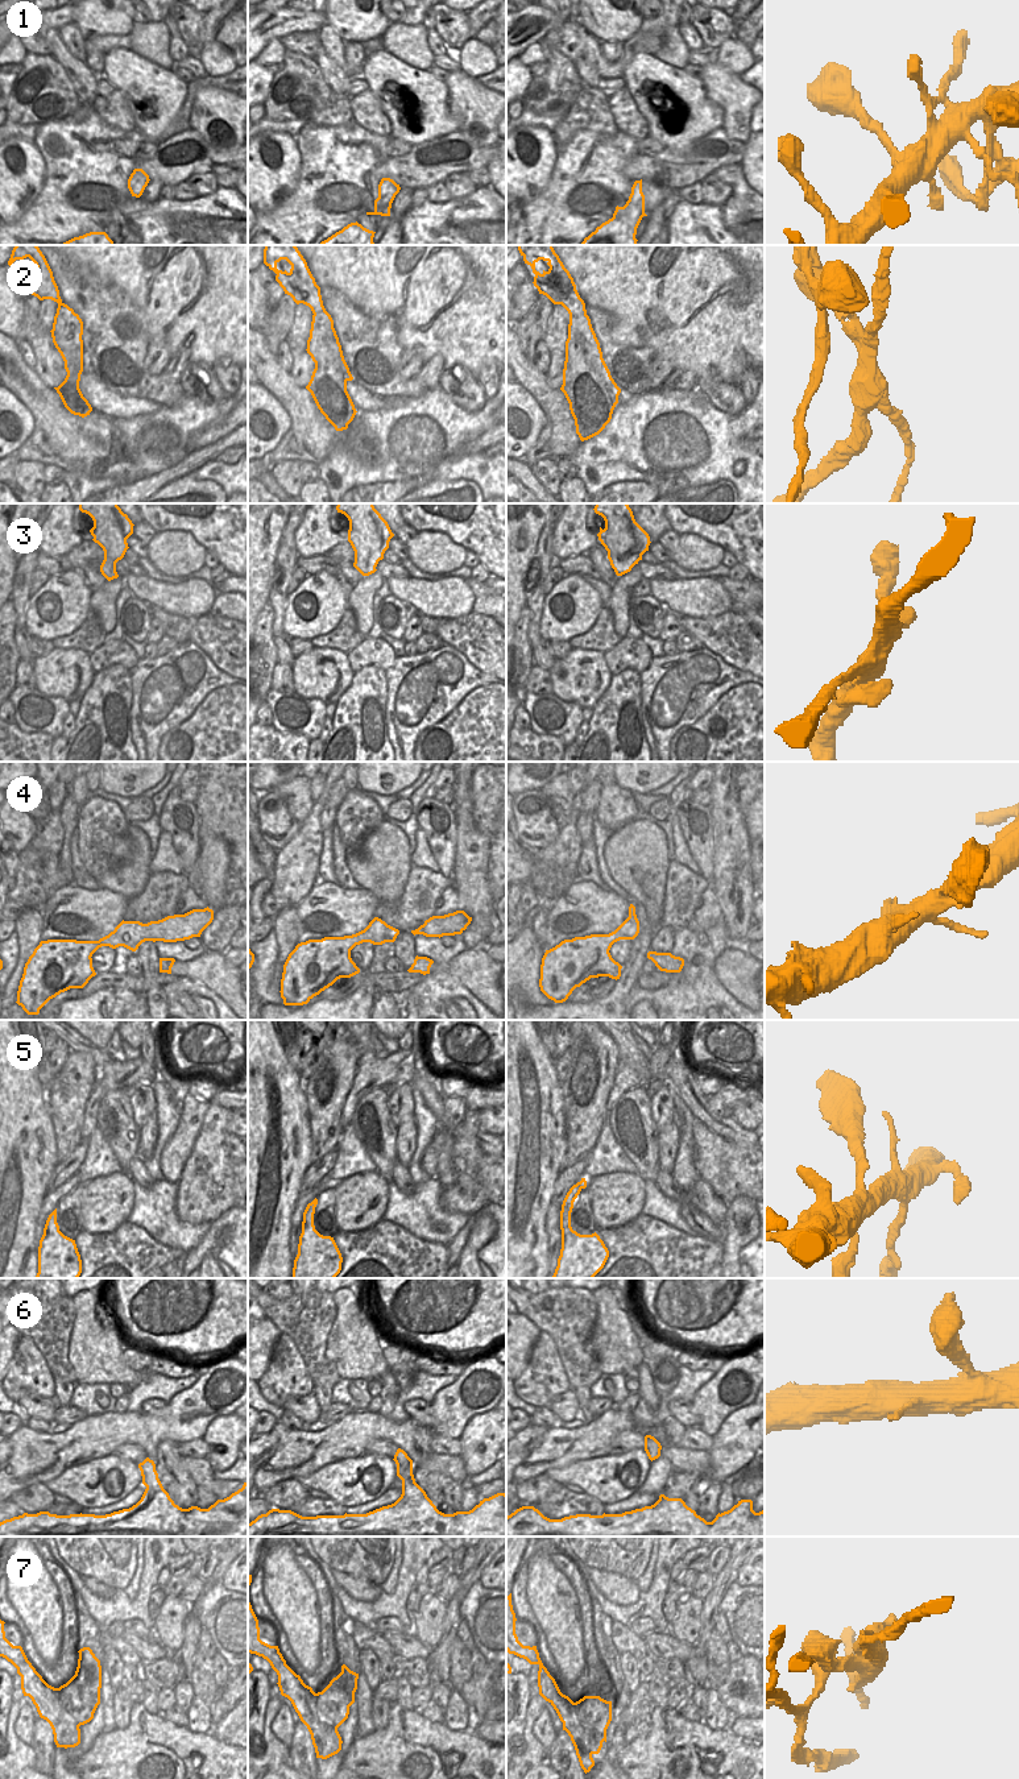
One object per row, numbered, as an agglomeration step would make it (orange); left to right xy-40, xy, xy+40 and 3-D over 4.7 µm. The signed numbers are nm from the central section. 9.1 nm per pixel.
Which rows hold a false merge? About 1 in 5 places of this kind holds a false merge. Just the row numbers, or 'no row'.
2, 7.

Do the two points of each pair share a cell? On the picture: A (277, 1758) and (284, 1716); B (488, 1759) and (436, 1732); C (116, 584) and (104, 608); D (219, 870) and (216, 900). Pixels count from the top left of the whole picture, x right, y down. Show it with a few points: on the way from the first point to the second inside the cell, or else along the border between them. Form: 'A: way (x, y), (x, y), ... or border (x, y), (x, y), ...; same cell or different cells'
A: border (280, 1708), (270, 1730), (289, 1748); different cells
B: way (475, 1759), (471, 1759), (463, 1751), (450, 1745); same cell
C: way (111, 589), (104, 597), (104, 602); same cell
D: way (216, 878), (216, 892); same cell

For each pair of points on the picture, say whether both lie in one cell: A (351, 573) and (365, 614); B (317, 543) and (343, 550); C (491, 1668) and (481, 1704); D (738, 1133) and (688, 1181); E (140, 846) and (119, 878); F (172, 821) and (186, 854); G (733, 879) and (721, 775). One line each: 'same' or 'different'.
A: different
B: different
C: same
D: different
E: same
F: same
G: same

